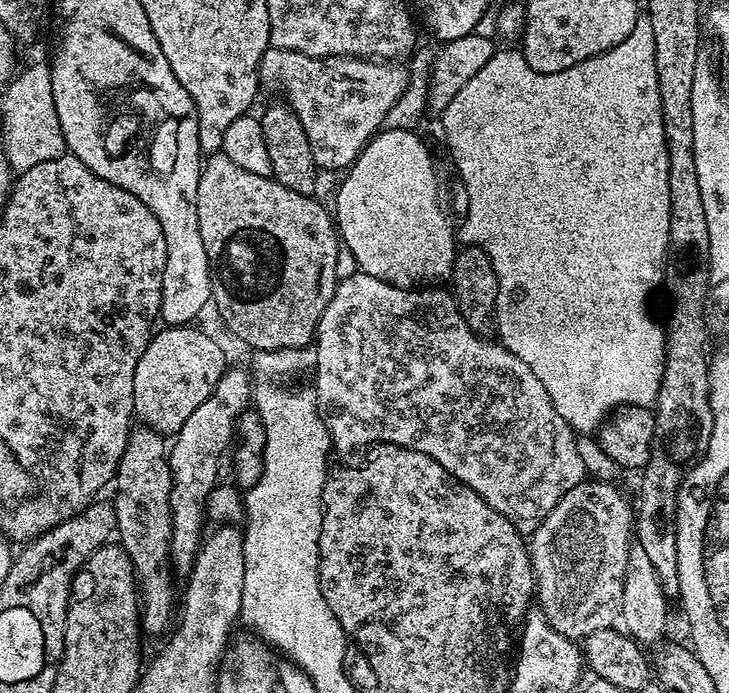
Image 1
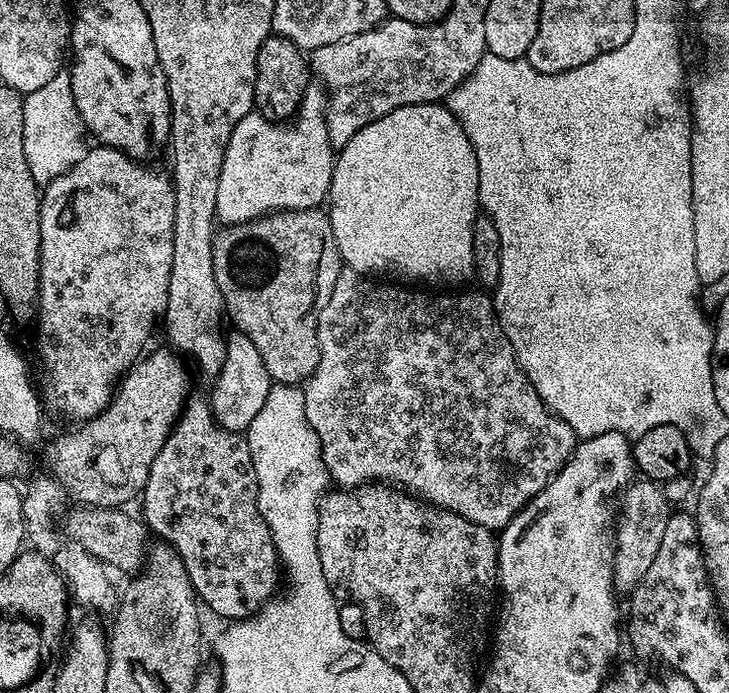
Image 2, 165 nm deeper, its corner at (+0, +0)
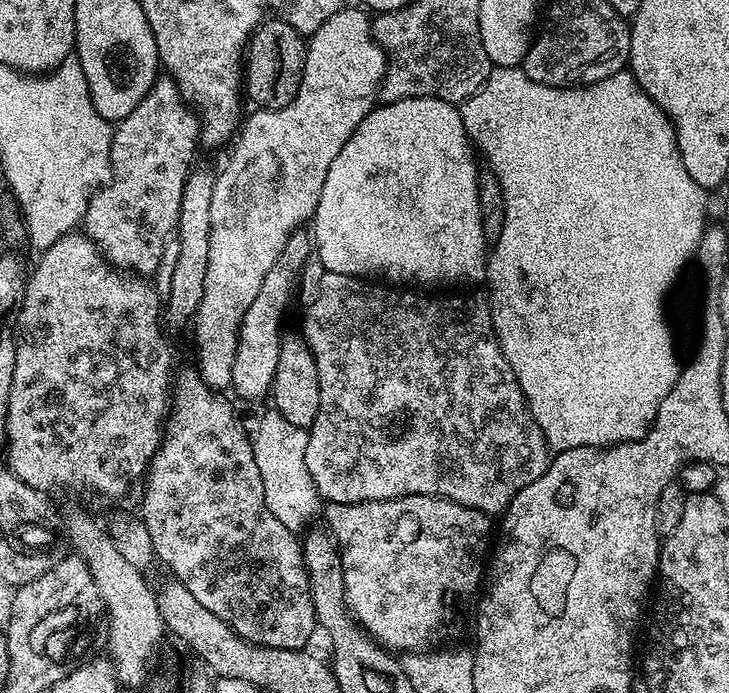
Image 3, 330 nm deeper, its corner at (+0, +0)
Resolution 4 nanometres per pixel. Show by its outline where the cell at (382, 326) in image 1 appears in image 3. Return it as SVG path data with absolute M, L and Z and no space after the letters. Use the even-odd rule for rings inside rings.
M324 272L321 275L320 285L316 288L316 297L312 300L312 305L308 308L308 313L304 316L304 329L302 335L310 346L314 354L314 362L318 366L318 386L322 390L322 402L318 402L318 418L314 418L311 429L308 432L308 441L306 442L306 470L310 470L310 478L314 478L314 486L320 491L321 497L330 504L361 504L371 500L393 500L399 496L441 496L447 500L458 502L467 508L473 508L479 512L489 514L503 513L509 502L518 494L518 490L526 490L530 482L542 478L542 474L548 469L550 459L550 449L538 422L532 416L532 411L528 408L528 400L524 396L522 386L518 386L518 378L506 362L506 354L500 345L500 339L496 337L496 331L492 325L492 309L487 299L476 296L427 296L424 290L401 290L396 286L385 286L380 282L369 282L367 279L359 276L347 276L346 274L334 274L333 272Z

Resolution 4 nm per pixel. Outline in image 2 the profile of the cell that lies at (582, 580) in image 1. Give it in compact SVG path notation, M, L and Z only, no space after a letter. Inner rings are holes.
M647 478L637 479L623 493L624 505L618 508L618 523L614 528L614 555L612 558L612 583L620 594L630 594L642 582L642 574L650 570L650 562L658 555L658 545L666 531L670 515L668 500L659 483Z

